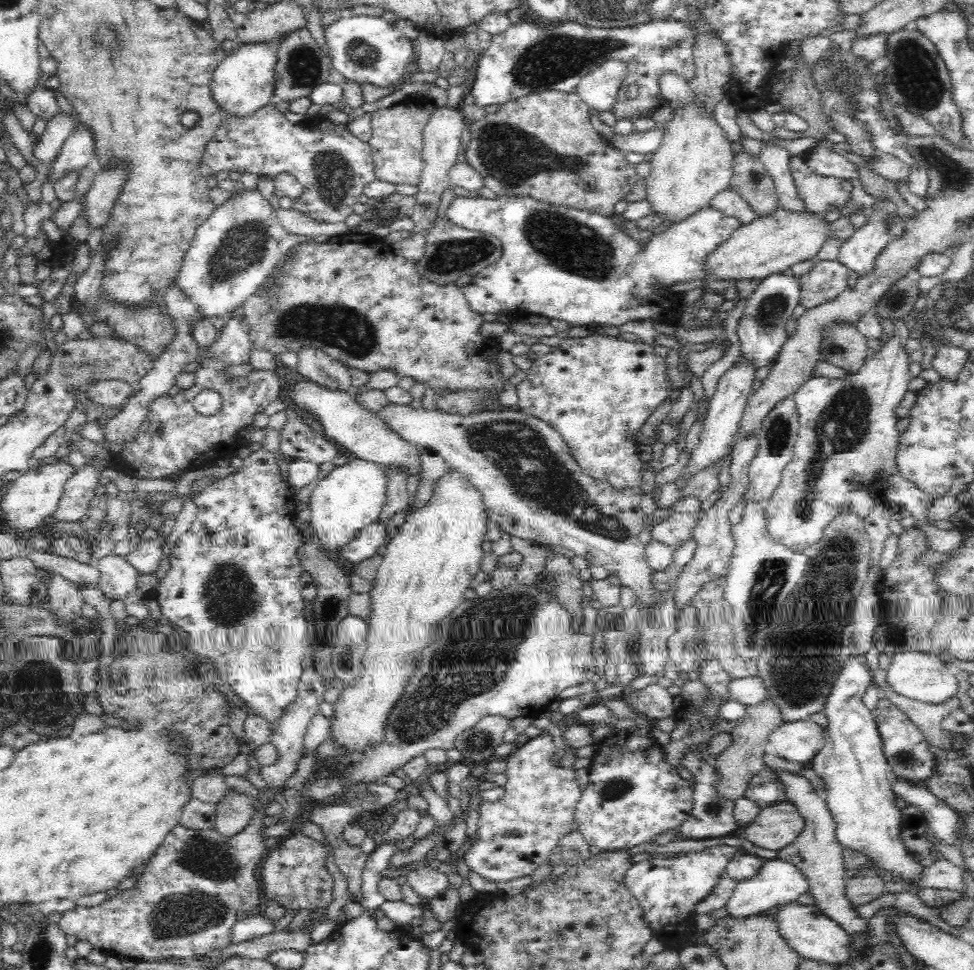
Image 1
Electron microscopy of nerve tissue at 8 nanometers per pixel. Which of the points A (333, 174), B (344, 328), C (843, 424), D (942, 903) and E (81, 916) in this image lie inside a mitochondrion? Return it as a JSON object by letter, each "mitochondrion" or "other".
{"A":"mitochondrion","B":"mitochondrion","C":"mitochondrion","D":"other","E":"other"}

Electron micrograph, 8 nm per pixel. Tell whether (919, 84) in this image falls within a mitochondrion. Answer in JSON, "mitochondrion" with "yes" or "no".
{"mitochondrion":"yes"}

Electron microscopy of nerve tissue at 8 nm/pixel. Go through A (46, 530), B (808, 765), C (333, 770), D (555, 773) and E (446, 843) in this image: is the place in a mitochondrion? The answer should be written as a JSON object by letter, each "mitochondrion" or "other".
{"A":"other","B":"other","C":"other","D":"other","E":"other"}

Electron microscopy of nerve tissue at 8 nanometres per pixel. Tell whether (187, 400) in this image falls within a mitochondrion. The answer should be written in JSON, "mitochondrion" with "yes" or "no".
{"mitochondrion":"no"}

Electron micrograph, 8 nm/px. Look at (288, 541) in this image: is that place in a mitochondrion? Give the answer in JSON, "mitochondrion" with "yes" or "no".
{"mitochondrion":"no"}

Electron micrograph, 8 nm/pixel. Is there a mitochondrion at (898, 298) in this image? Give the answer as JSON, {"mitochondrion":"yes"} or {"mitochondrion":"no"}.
{"mitochondrion":"yes"}

